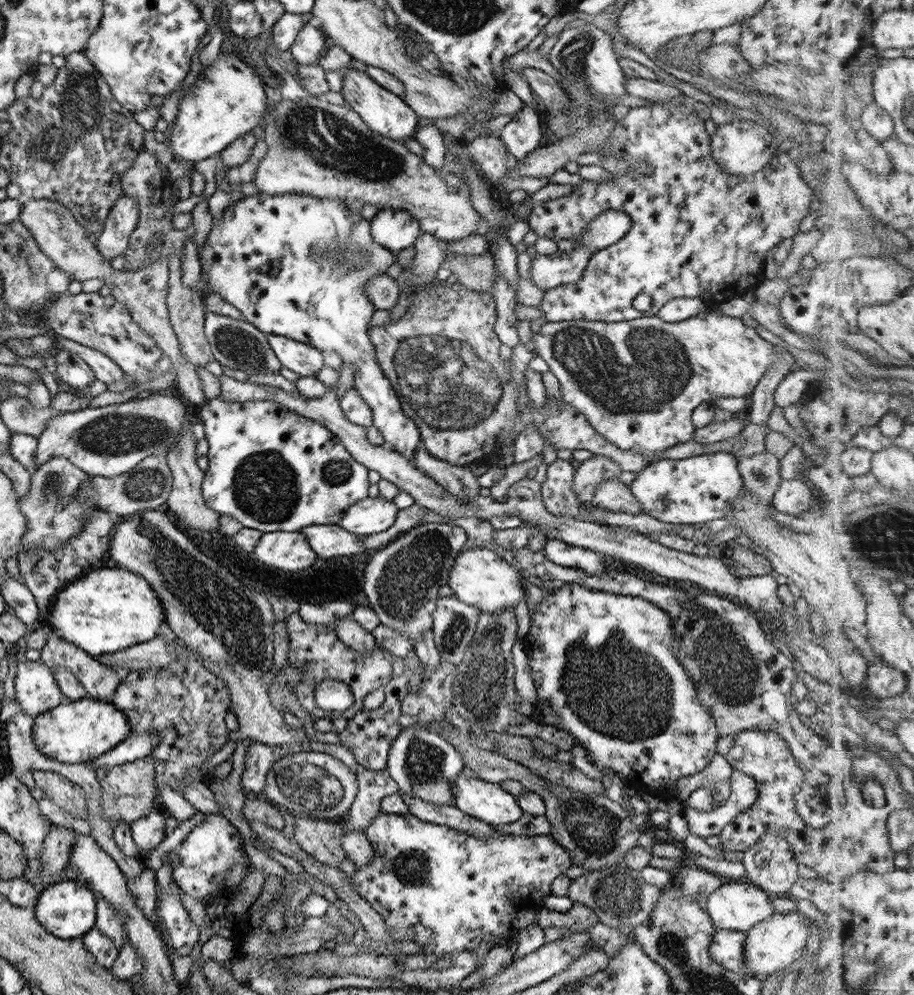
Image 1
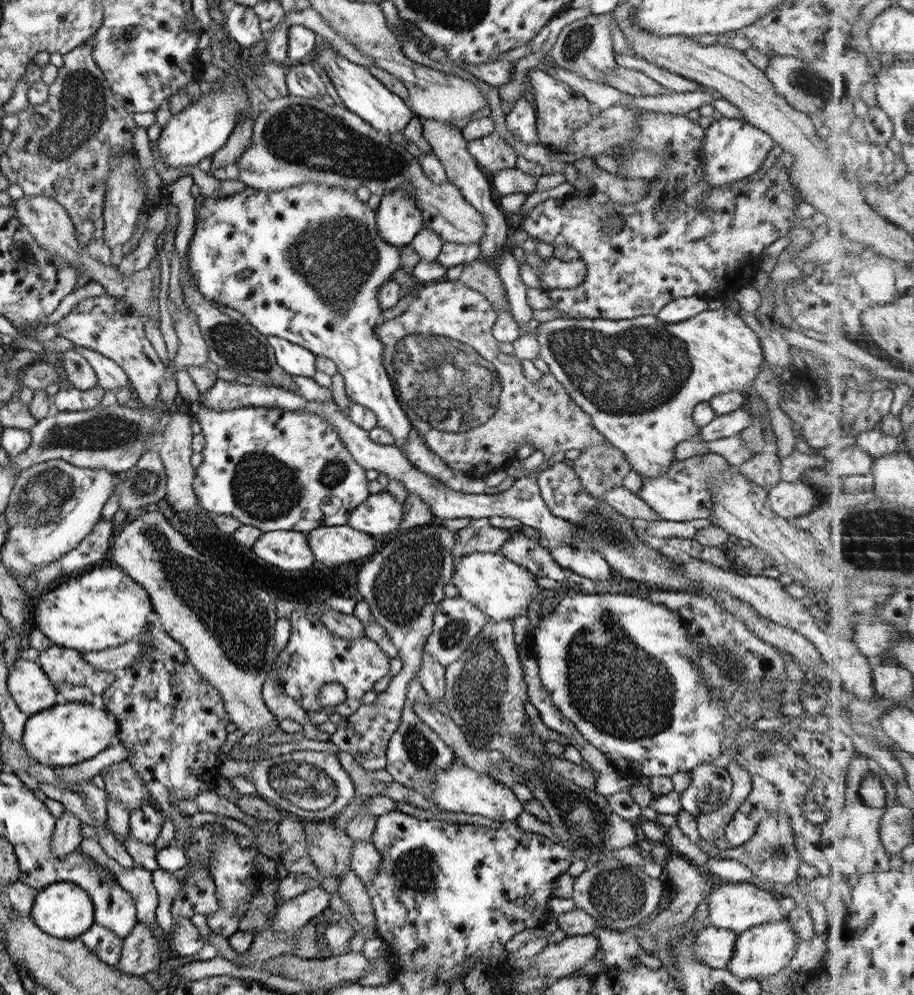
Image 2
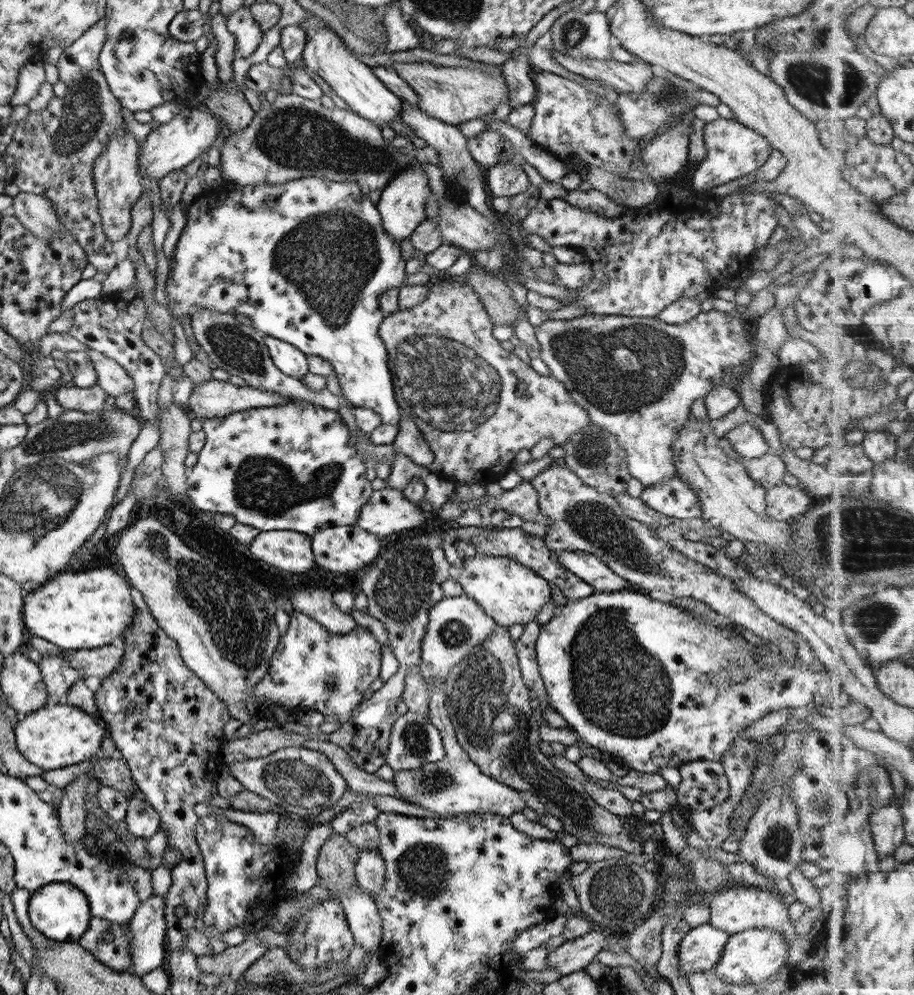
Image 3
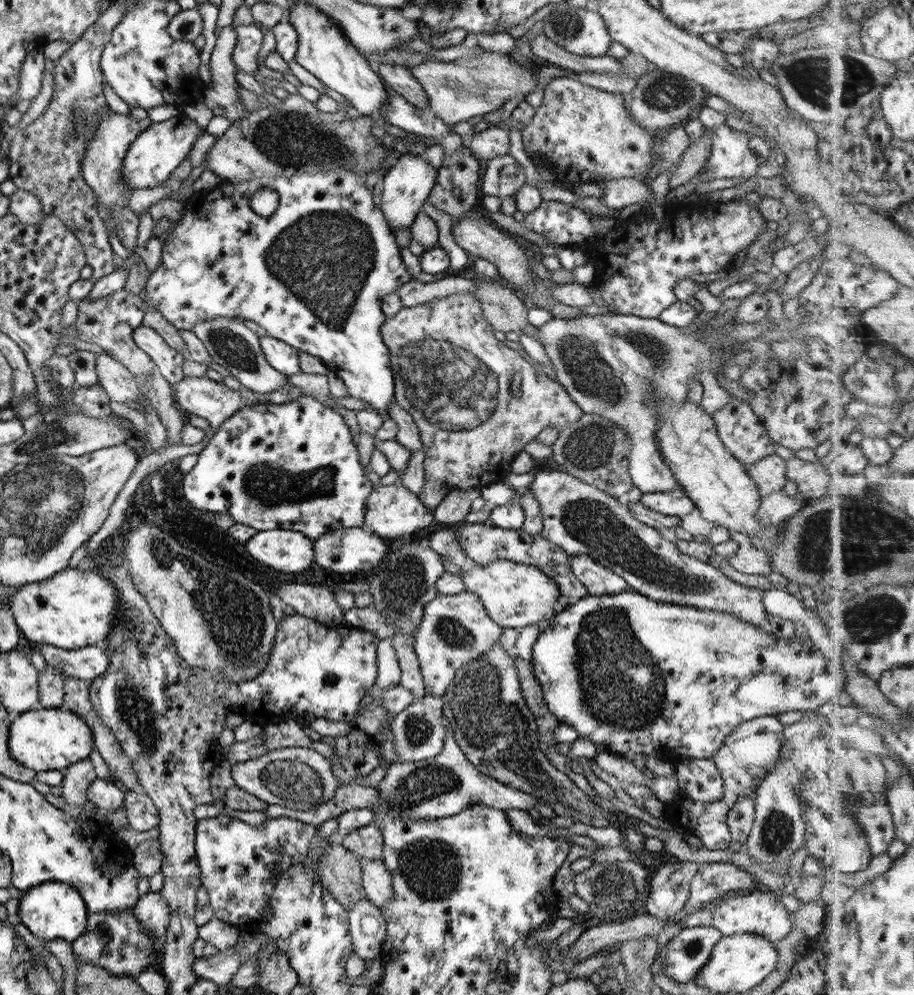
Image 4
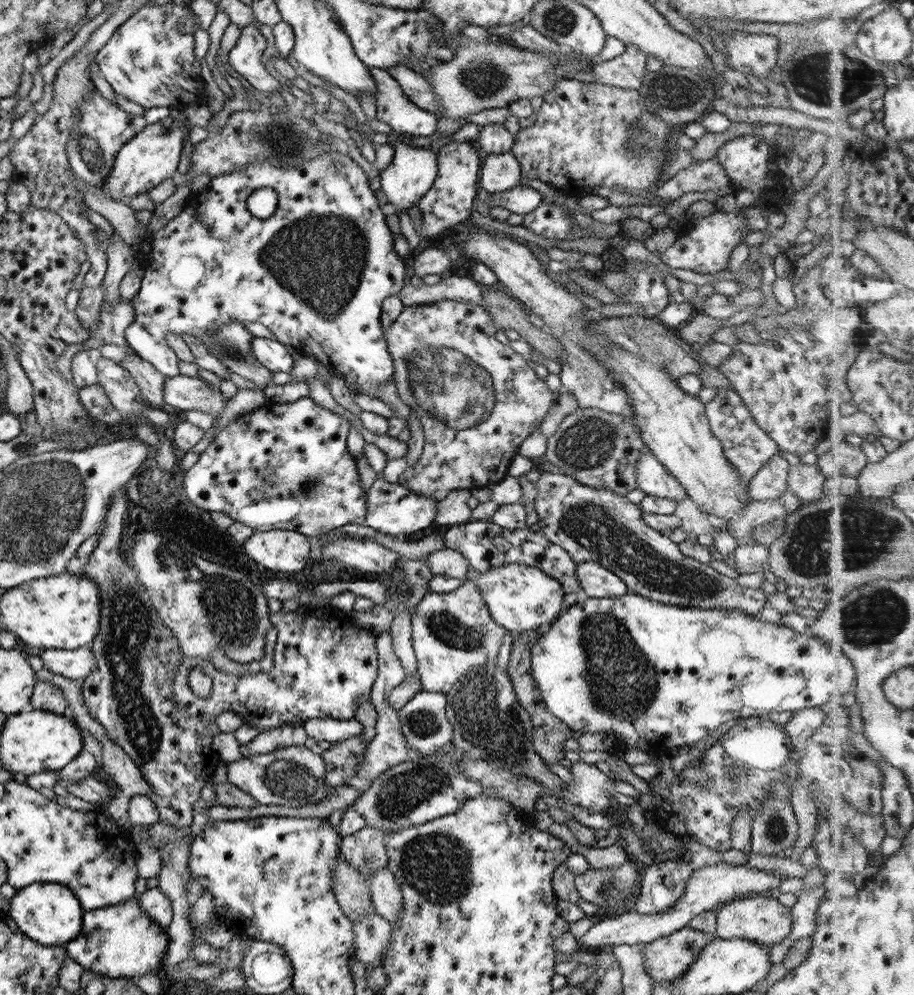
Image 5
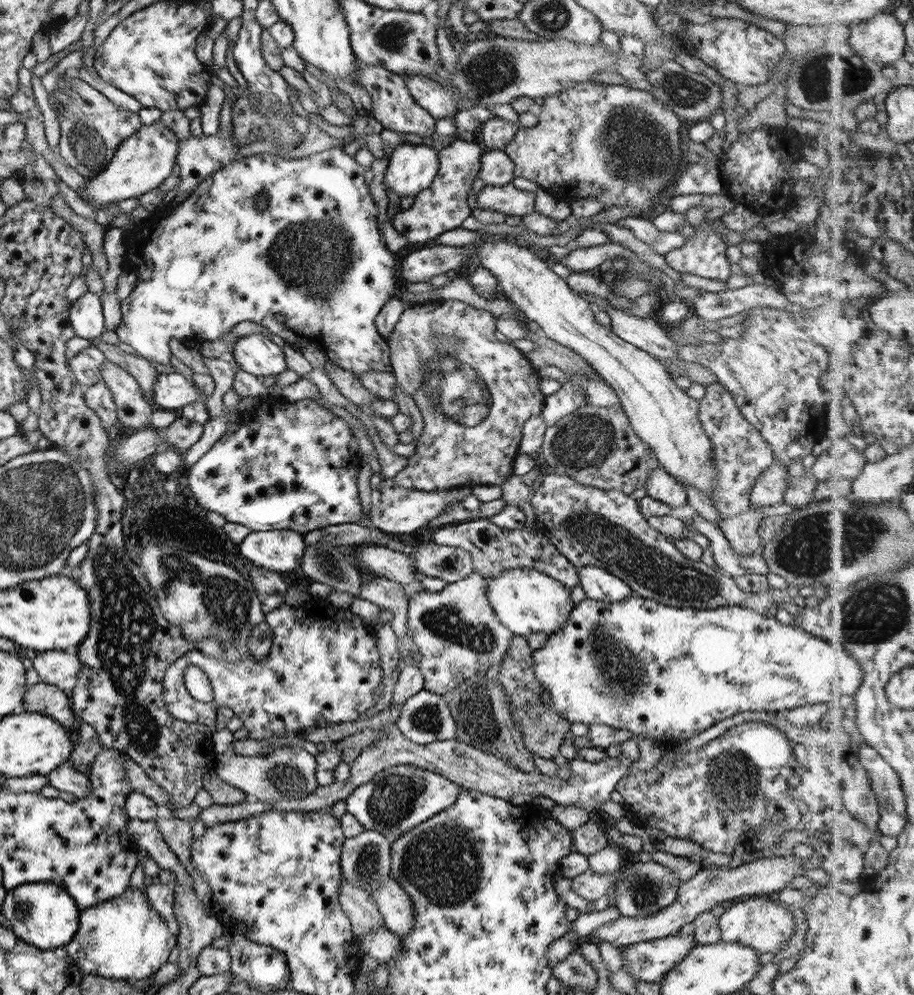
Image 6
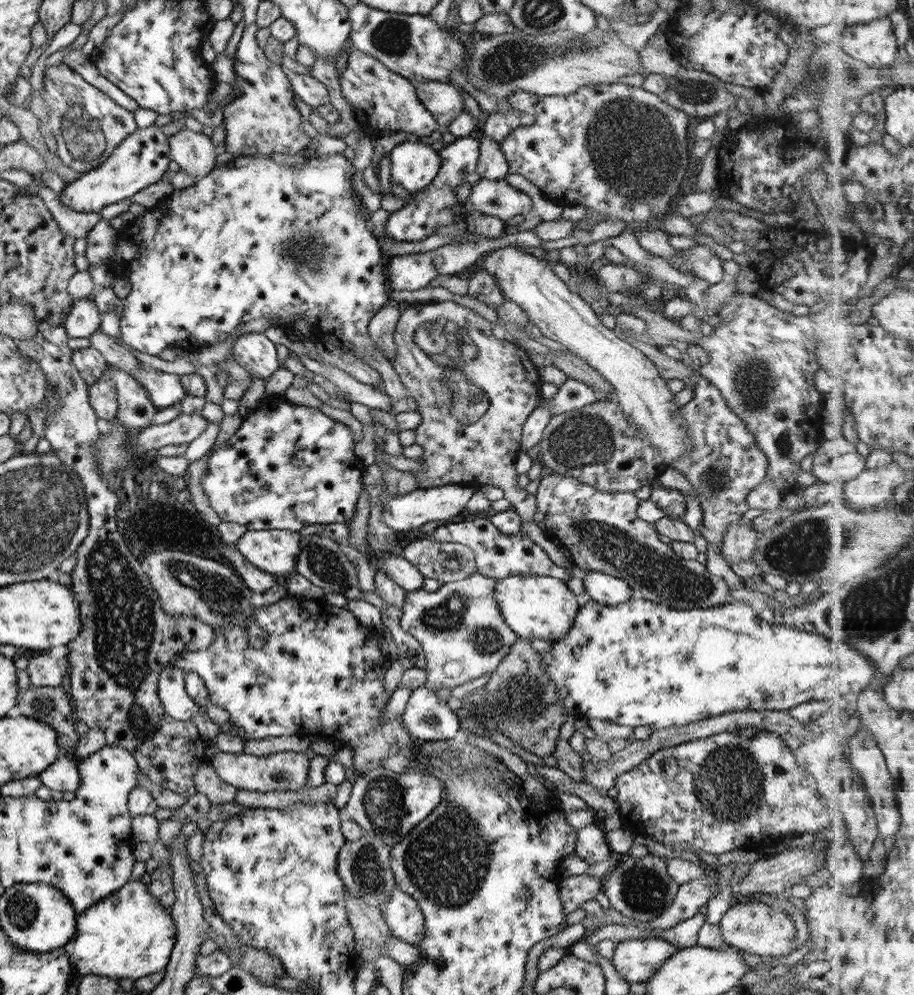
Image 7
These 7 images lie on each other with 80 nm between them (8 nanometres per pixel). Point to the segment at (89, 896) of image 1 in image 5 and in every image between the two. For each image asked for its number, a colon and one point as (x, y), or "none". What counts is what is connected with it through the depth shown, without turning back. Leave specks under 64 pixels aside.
2: (63, 910)
3: (59, 911)
4: (51, 910)
5: (49, 914)

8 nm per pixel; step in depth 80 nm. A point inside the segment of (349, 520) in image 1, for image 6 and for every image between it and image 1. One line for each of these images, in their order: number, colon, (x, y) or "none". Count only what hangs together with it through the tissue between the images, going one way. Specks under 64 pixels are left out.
2: (379, 513)
3: (387, 510)
4: (391, 510)
5: (392, 509)
6: (393, 510)

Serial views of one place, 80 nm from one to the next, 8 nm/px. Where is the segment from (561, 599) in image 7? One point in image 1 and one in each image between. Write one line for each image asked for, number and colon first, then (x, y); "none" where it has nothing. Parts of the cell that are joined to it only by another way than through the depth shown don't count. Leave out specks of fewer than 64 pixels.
1: (479, 577)
2: (501, 589)
3: (508, 592)
4: (514, 595)
5: (520, 598)
6: (525, 601)

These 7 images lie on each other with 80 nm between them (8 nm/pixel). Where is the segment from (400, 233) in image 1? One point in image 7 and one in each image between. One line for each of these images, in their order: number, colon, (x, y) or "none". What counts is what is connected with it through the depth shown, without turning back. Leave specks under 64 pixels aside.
2: (397, 220)
3: (401, 205)
4: (406, 185)
5: (411, 173)
6: (411, 168)
7: (413, 166)

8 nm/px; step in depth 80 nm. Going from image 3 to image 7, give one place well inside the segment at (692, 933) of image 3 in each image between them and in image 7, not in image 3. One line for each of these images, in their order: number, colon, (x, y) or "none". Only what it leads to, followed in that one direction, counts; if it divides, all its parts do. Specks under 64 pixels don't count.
4: (684, 953)
5: (665, 958)
6: (648, 961)
7: (634, 960)

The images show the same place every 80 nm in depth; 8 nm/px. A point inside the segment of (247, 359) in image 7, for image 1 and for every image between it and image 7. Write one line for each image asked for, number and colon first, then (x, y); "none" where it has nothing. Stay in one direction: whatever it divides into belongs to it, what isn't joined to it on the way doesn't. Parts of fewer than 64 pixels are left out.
1: (302, 359)
2: (296, 361)
3: (290, 361)
4: (281, 357)
5: (270, 353)
6: (256, 354)

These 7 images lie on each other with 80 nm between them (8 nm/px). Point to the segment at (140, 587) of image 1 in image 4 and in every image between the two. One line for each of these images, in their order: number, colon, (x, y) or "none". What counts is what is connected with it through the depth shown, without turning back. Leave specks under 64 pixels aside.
2: (102, 608)
3: (77, 609)
4: (72, 609)

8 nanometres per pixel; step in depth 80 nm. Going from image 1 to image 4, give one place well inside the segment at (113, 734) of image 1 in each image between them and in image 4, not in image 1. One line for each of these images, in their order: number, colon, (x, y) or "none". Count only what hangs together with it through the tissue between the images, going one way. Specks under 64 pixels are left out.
2: (63, 735)
3: (52, 737)
4: (42, 739)

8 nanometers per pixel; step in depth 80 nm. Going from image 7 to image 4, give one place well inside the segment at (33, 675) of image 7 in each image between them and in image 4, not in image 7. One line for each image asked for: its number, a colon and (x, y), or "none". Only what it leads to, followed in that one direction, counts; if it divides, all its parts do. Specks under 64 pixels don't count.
4: (86, 663)
5: (72, 664)
6: (51, 666)

